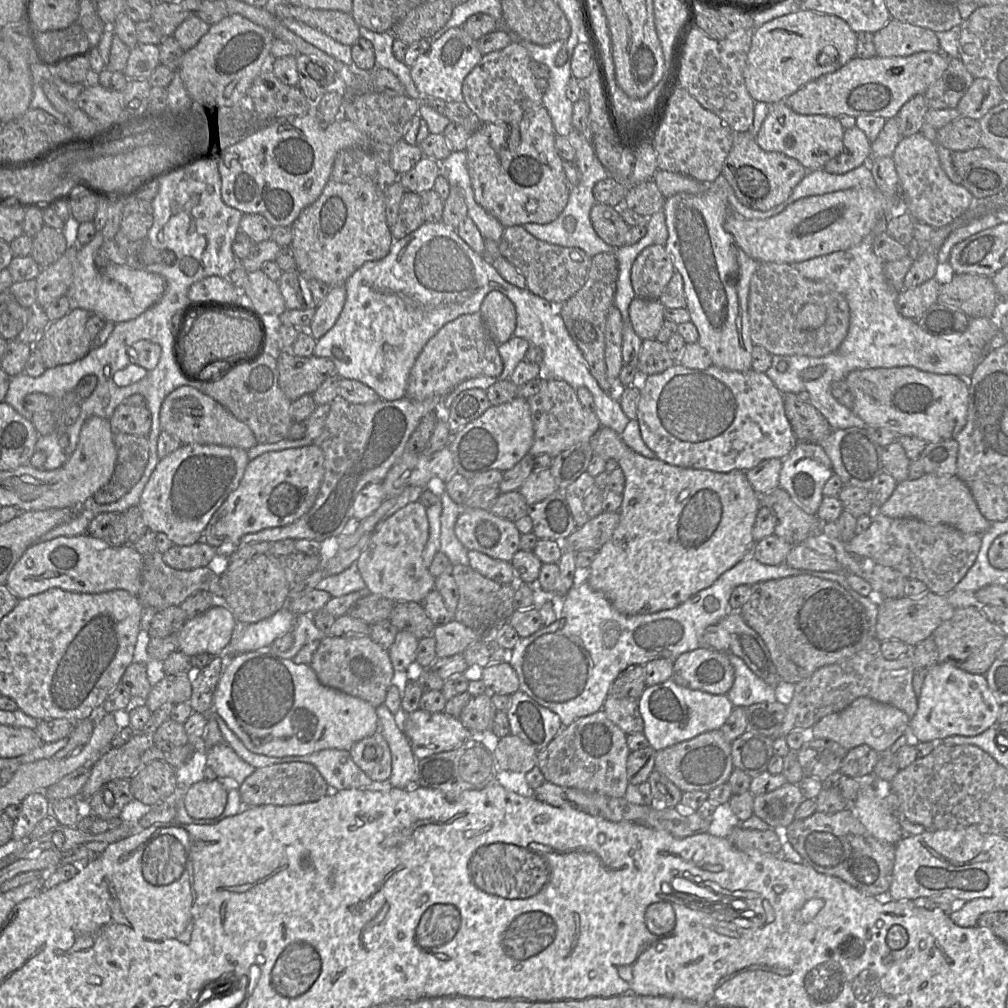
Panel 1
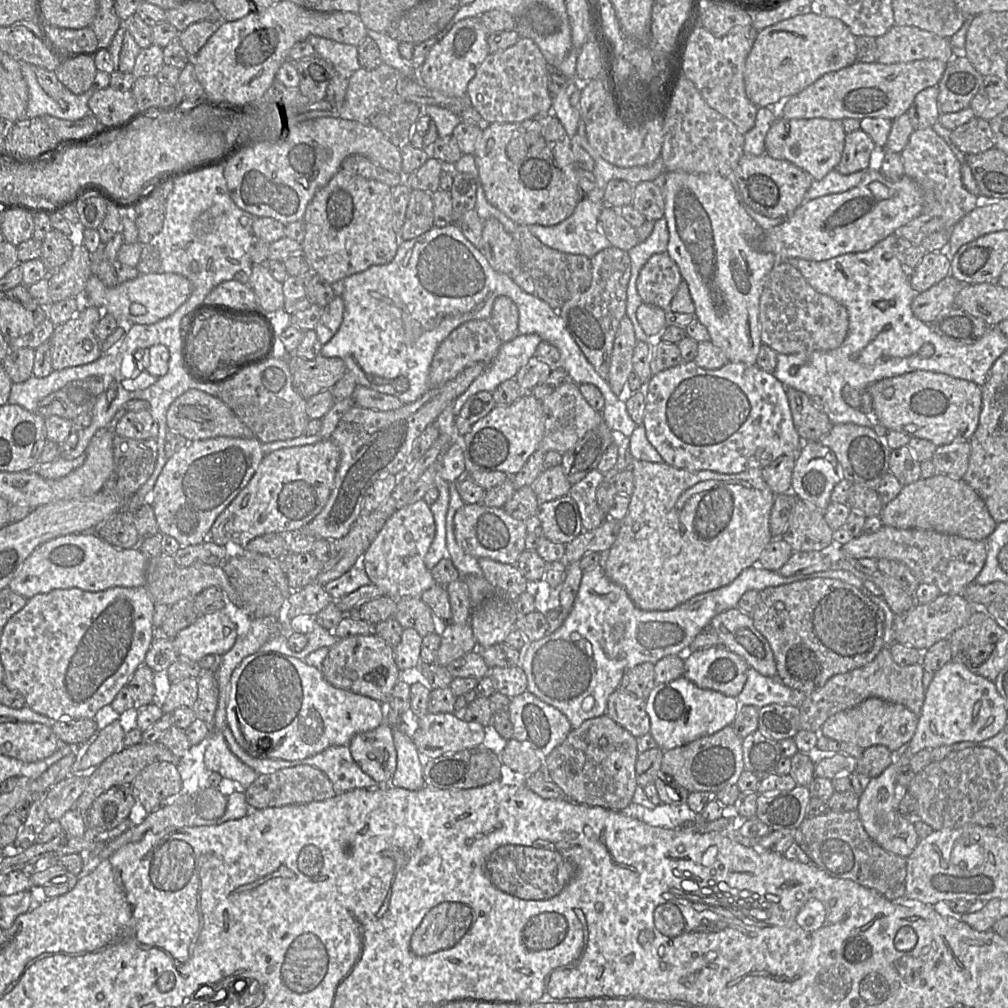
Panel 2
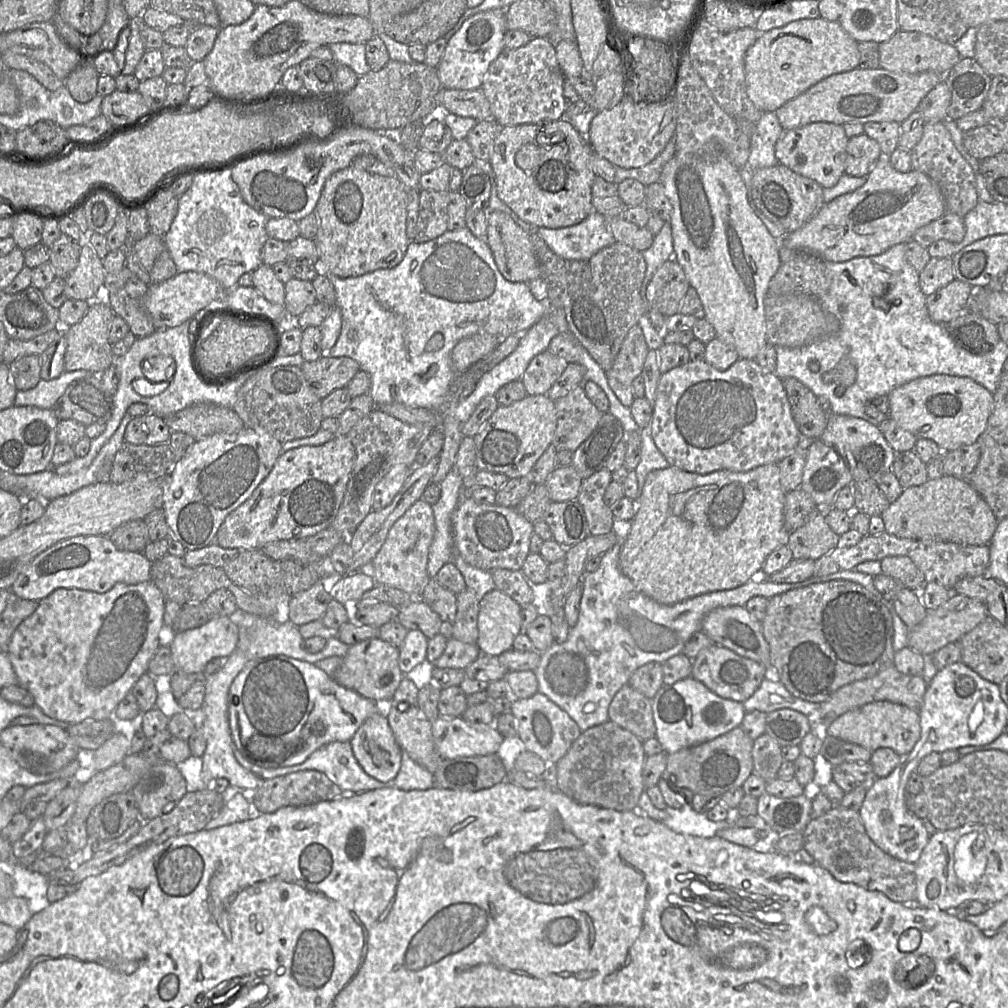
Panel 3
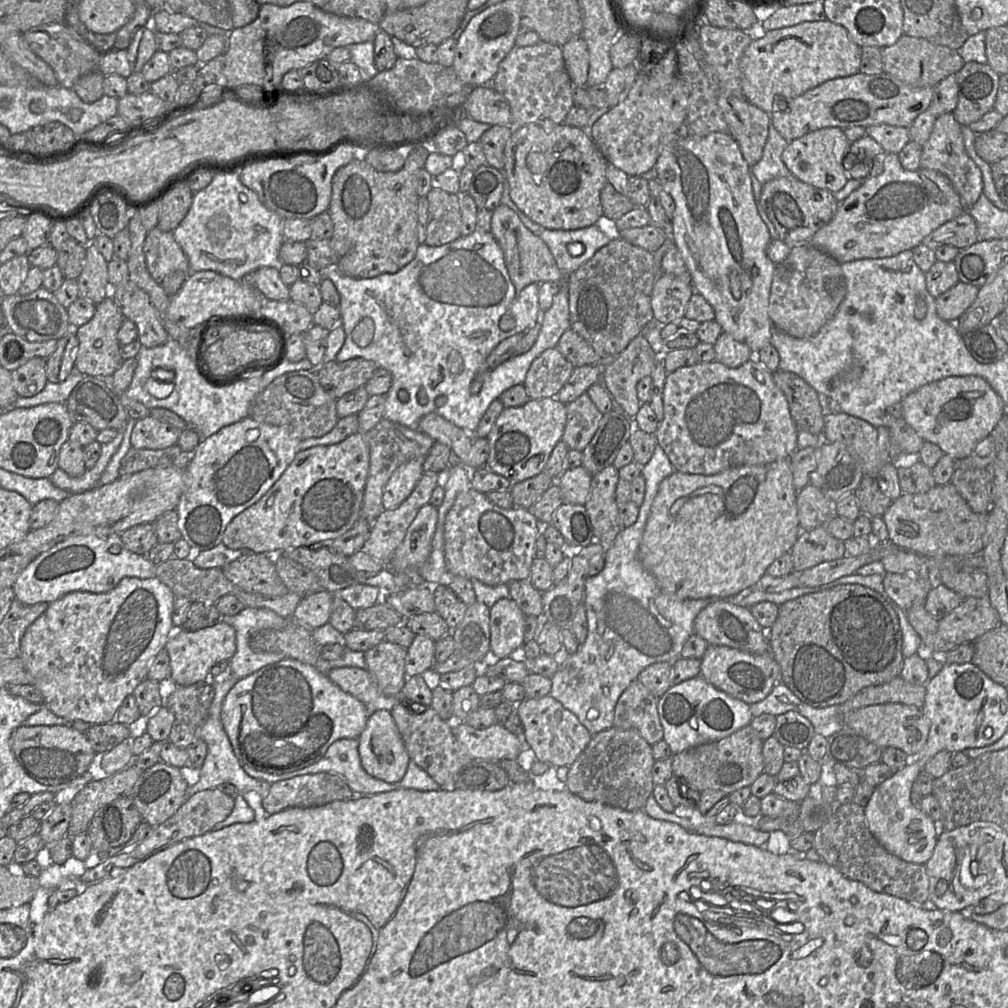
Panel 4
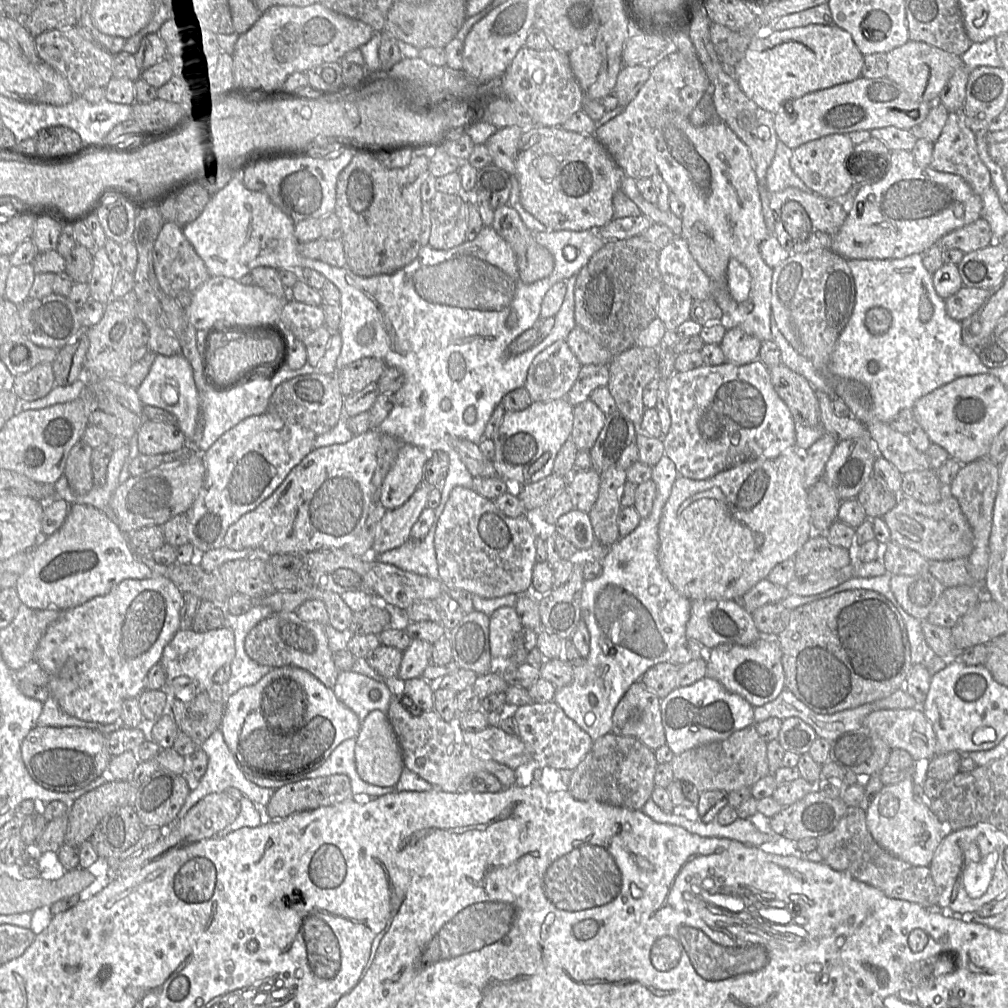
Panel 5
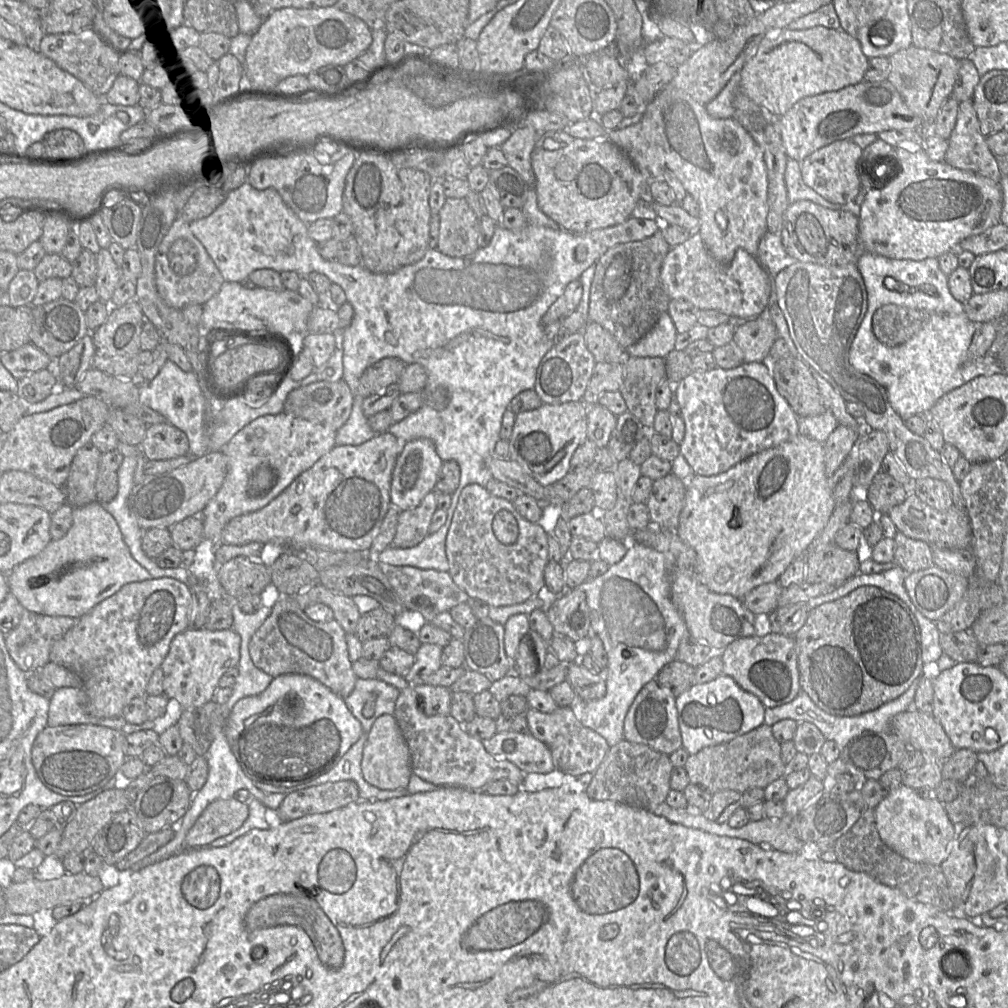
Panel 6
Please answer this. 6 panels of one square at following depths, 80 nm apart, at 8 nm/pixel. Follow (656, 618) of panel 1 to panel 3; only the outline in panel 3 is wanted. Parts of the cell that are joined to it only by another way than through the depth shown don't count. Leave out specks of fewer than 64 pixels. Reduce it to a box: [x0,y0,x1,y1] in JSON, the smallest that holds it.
[533,543,808,732]

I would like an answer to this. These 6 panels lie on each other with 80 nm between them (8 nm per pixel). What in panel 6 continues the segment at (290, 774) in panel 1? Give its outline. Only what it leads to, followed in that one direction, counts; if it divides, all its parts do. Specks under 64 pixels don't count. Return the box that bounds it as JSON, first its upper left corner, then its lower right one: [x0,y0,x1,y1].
[276,780,359,822]

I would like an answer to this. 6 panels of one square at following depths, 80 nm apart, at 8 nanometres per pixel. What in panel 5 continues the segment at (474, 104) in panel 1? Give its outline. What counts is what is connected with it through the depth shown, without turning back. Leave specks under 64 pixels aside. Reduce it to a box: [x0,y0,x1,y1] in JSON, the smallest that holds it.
[496,46,585,127]

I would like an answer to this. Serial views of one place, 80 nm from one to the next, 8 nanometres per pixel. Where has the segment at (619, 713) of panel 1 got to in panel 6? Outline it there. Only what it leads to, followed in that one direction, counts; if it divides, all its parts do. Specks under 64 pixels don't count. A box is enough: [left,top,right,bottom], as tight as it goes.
[623,679,682,755]

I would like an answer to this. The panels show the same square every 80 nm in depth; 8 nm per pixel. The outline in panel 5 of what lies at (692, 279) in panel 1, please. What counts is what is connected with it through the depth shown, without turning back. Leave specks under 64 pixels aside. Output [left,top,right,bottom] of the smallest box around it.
[655,111,773,342]

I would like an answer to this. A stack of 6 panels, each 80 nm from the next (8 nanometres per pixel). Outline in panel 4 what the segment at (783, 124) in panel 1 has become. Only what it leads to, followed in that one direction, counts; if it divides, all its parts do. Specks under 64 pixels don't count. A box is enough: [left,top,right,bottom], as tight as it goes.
[782,128,851,193]

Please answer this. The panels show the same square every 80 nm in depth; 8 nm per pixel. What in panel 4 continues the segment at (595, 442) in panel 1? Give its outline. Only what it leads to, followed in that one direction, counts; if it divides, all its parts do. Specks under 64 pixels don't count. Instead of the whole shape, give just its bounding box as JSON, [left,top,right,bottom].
[639,459,802,599]

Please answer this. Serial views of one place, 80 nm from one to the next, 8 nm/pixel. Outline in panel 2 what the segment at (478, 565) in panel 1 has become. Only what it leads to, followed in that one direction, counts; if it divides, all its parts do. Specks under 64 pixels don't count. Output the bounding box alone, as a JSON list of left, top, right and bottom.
[479,558,528,597]

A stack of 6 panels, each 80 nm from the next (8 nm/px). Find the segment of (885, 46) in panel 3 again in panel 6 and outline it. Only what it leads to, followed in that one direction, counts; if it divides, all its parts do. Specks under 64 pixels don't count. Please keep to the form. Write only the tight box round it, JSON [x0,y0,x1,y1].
[887,45,959,135]

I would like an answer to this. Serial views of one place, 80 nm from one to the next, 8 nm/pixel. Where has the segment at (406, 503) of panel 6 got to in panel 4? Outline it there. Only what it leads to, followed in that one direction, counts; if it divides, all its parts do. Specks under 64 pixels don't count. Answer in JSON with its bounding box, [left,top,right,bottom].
[383,458,423,510]

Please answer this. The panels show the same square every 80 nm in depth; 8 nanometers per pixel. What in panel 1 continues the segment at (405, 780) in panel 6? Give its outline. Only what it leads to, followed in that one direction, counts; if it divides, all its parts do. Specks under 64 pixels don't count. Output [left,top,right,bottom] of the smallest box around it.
[349,731,392,782]

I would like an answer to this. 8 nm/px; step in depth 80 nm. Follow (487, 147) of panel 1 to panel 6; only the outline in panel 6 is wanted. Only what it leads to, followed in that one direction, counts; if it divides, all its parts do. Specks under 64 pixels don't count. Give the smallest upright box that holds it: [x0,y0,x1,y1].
[531,131,649,233]

